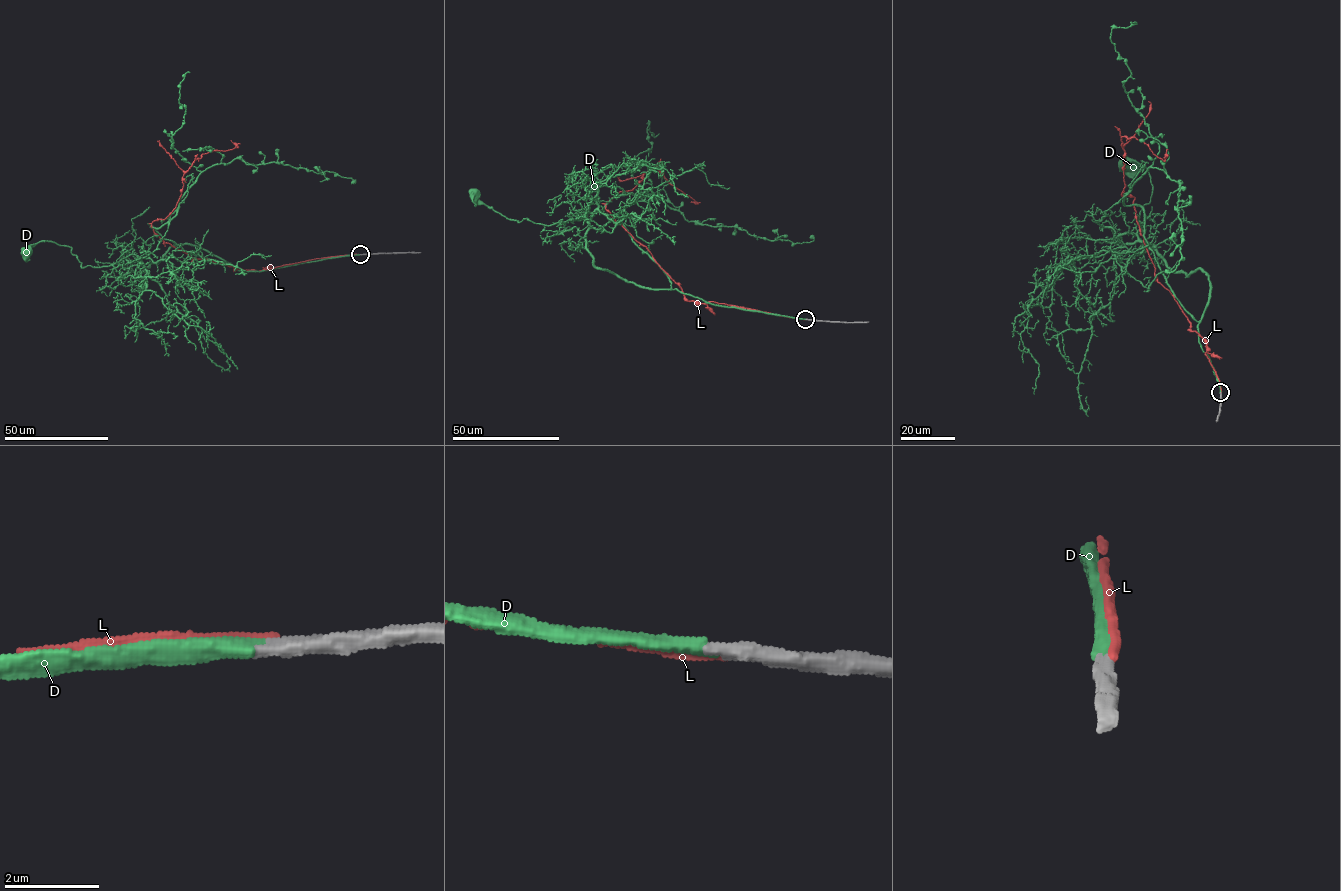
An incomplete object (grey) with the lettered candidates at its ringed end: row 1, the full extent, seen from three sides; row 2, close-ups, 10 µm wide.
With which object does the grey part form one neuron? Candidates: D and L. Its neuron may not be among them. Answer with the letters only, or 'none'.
D

